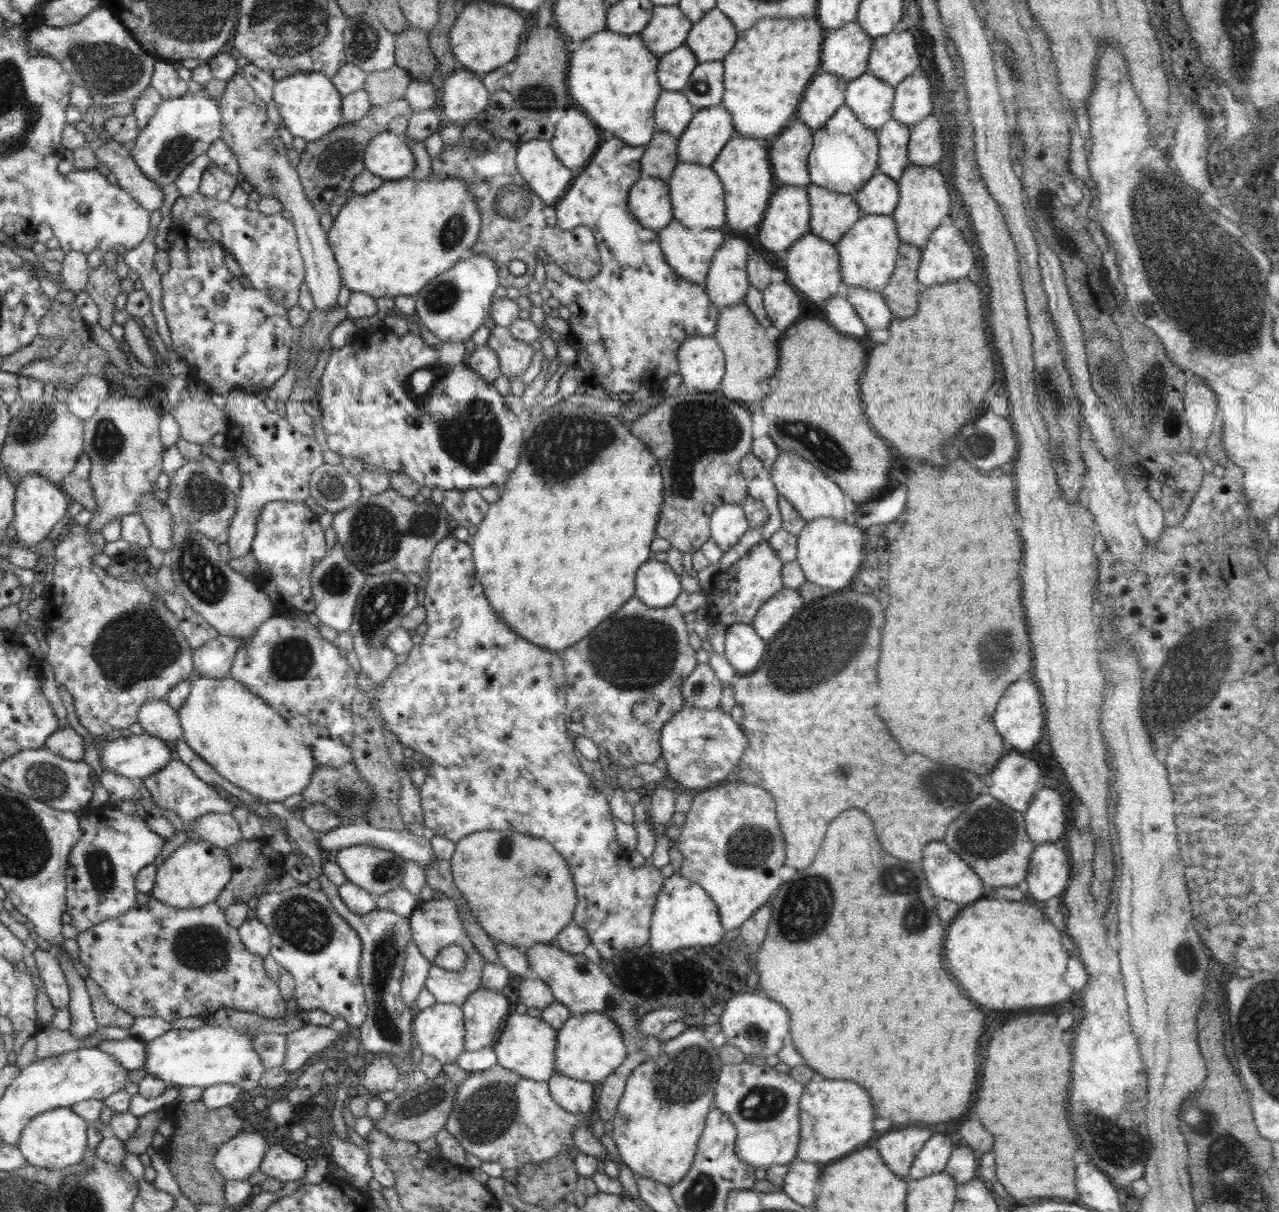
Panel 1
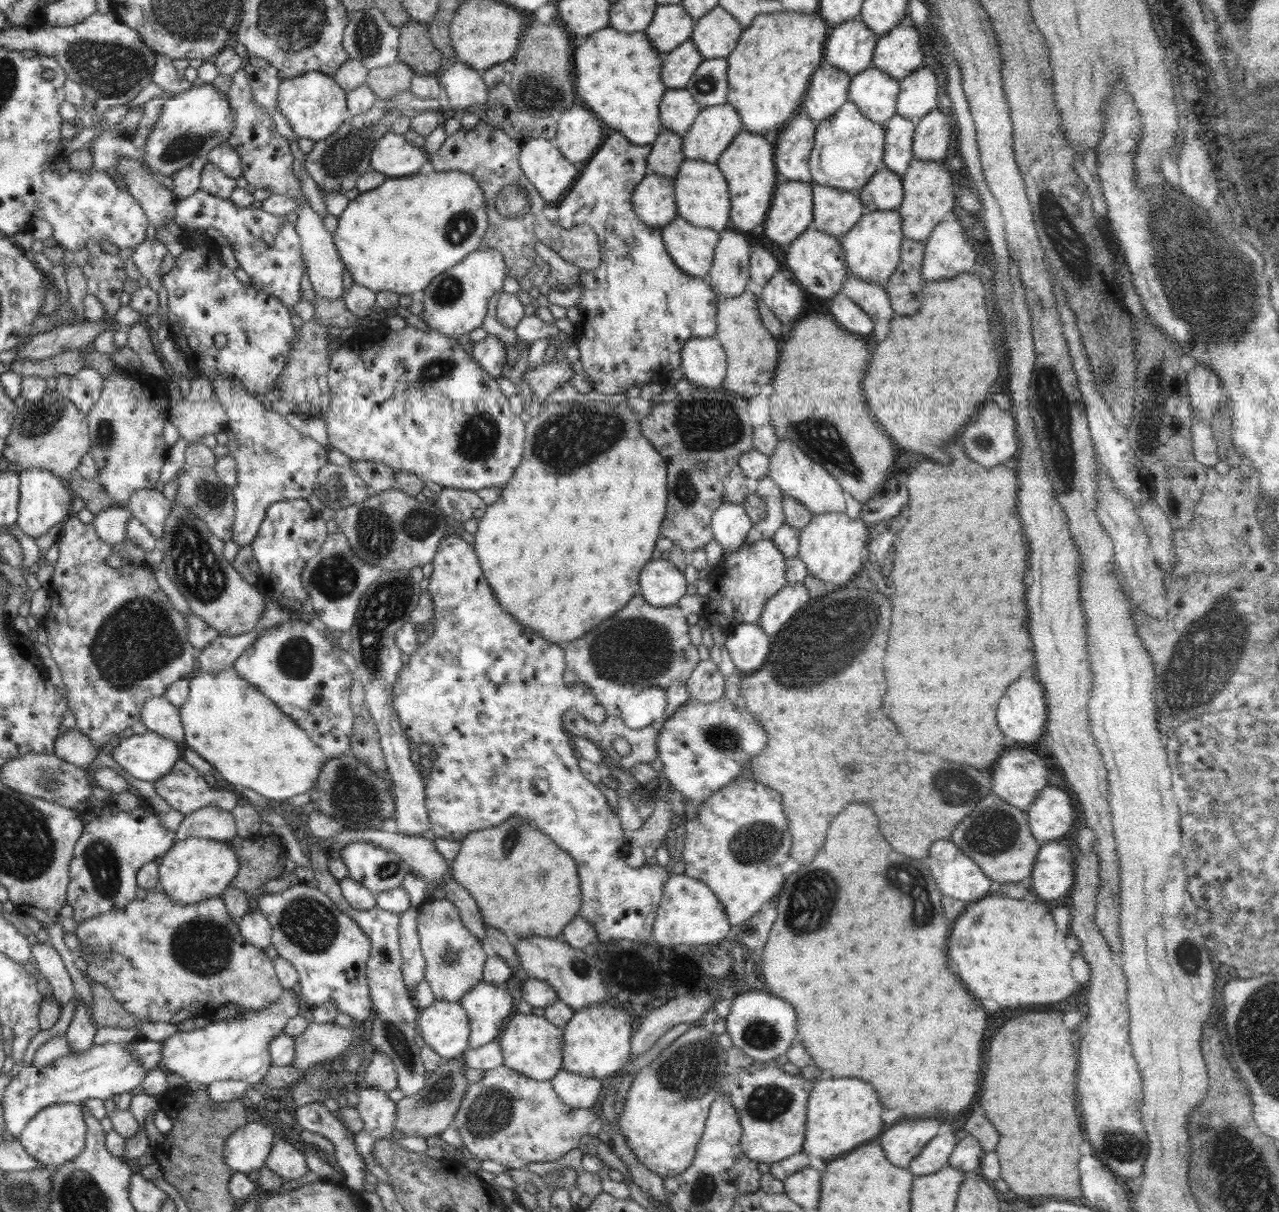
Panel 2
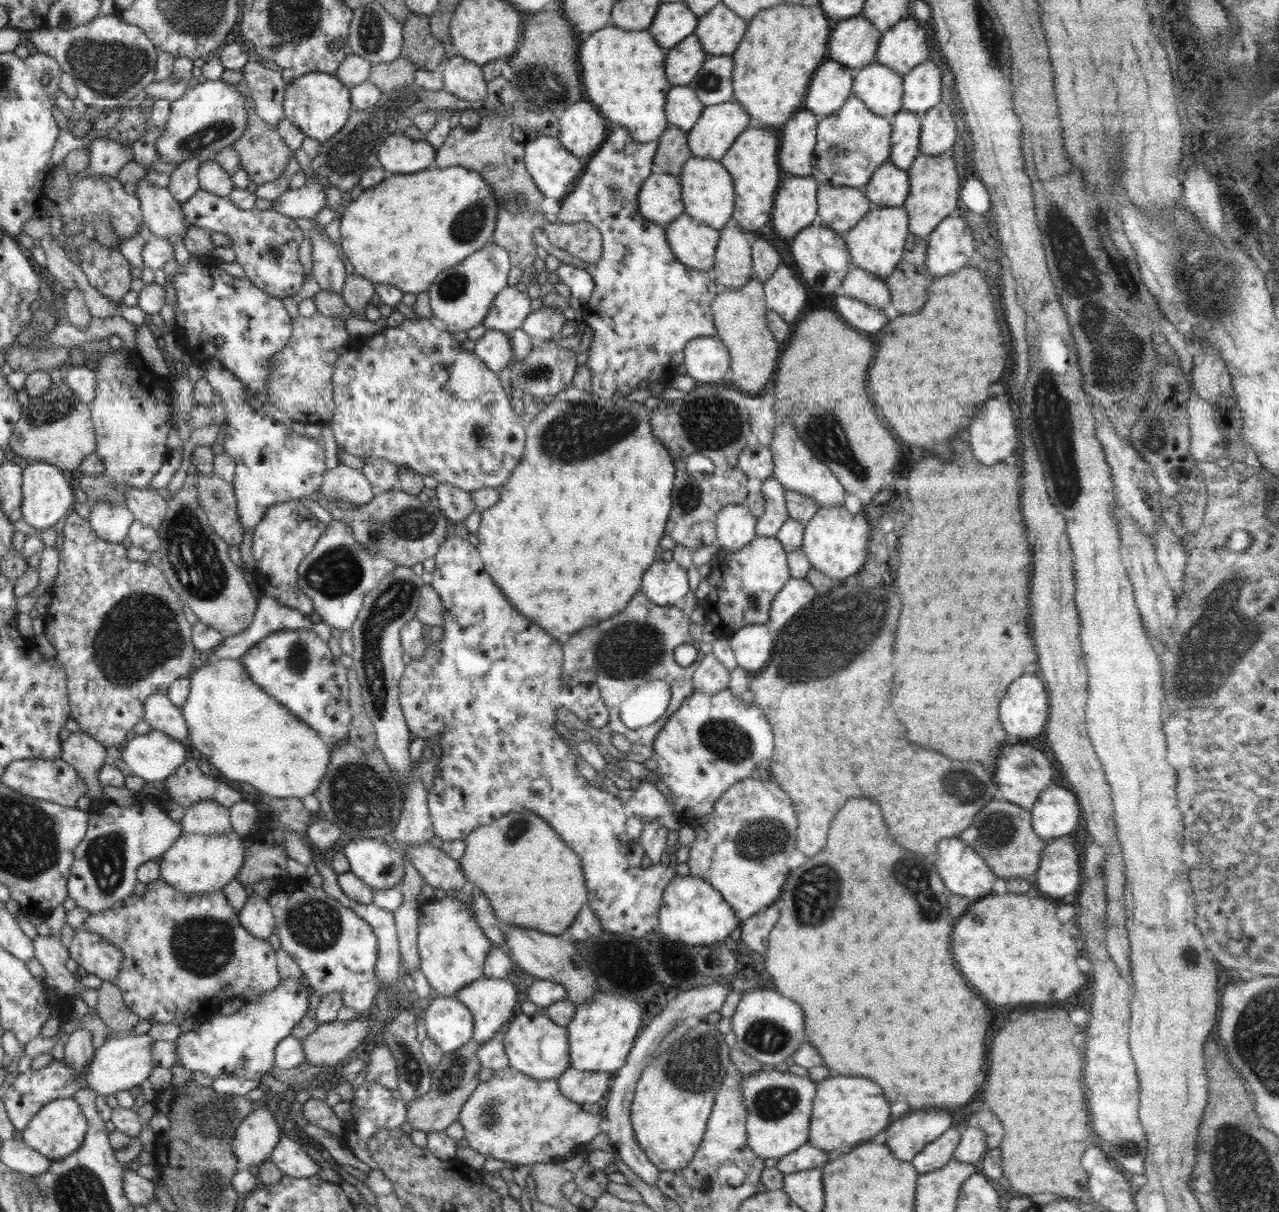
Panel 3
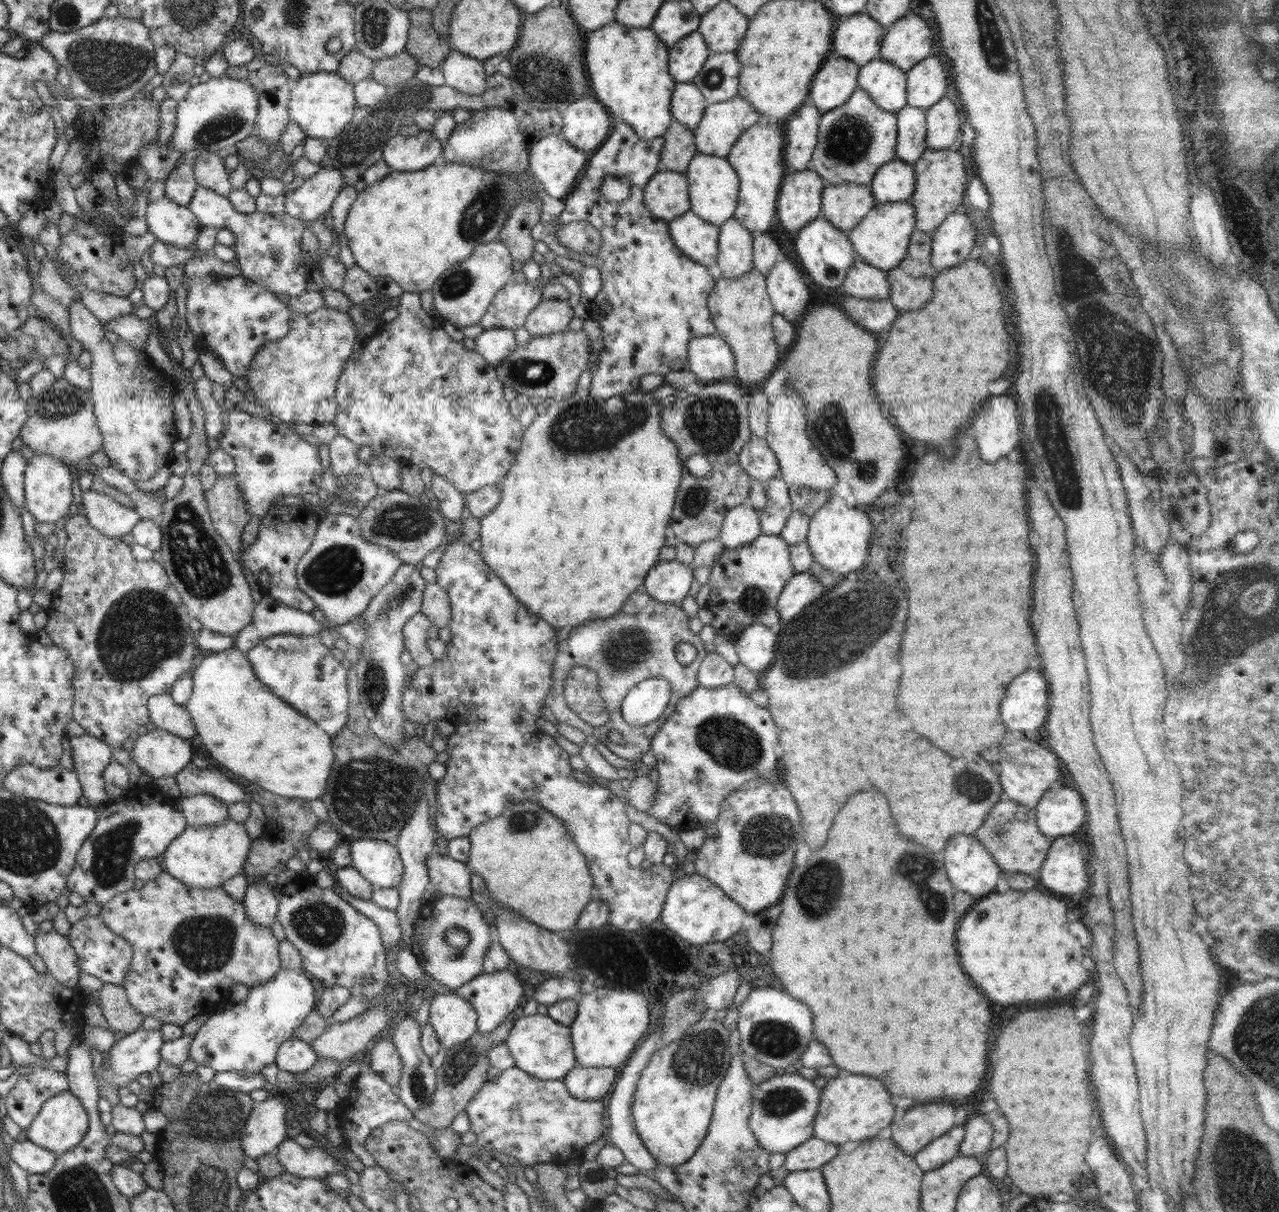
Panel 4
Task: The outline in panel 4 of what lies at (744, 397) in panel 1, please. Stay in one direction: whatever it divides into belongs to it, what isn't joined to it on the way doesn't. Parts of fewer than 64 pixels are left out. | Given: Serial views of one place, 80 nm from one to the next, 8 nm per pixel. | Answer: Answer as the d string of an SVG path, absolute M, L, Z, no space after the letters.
M754 268L739 278L715 278L715 287L707 299L717 332L724 337L735 358L734 373L738 384L754 391L778 366L779 344L775 341L771 323L775 310L767 293L766 276Z

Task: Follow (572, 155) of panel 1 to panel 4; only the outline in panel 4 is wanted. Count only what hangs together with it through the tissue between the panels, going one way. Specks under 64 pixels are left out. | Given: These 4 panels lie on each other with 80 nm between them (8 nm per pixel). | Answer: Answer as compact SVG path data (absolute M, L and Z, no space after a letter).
M590 95L566 106L560 136L589 158L601 147L611 131L613 118L607 108Z

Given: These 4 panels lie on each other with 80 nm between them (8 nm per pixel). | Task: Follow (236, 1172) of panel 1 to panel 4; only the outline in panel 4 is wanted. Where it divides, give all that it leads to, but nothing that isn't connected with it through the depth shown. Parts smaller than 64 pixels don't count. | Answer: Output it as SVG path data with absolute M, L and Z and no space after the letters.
M273 1091L271 1096L264 1101L256 1102L240 1135L240 1146L245 1156L258 1159L275 1153L277 1146L287 1137L286 1105L282 1097L284 1096L281 1096L280 1091Z

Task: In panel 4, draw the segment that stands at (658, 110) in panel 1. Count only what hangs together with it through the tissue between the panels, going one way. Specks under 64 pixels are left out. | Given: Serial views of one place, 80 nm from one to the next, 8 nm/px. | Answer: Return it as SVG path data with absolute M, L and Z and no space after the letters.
M692 81L675 84L670 103L670 113L674 121L686 125L694 132L708 105L705 96Z

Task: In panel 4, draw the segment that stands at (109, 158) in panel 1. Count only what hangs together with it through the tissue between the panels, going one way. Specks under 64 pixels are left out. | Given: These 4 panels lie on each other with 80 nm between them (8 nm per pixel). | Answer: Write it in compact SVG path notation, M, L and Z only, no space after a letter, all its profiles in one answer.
M165 194L149 203L143 200L141 214L158 240L180 248L190 248L204 227L188 207L173 203Z

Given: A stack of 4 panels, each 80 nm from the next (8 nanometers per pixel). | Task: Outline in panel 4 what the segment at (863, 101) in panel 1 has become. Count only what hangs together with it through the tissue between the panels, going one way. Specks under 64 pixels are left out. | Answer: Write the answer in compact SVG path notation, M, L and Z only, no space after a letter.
M877 58L859 68L858 86L868 93L876 106L886 112L896 114L901 108L907 105L906 72L897 66Z

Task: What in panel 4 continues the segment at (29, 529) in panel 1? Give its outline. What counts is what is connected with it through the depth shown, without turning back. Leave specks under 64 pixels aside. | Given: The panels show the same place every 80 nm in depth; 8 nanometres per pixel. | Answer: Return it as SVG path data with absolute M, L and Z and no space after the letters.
M45 454L28 456L24 472L24 493L27 515L32 514L38 523L56 523L65 517L69 511L74 511L74 496L72 495L72 467Z

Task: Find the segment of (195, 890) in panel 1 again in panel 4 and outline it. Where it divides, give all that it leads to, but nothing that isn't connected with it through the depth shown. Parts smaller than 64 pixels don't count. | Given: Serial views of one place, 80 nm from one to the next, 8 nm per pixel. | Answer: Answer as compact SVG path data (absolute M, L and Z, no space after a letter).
M227 818L214 826L187 826L163 852L163 870L192 888L216 888L236 874L243 874L252 840L244 824Z

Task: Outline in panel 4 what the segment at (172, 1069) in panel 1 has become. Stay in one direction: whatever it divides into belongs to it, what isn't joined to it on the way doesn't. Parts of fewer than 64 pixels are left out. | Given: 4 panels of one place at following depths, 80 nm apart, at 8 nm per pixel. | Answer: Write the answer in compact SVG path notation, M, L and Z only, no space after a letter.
M288 969L278 970L276 976L268 983L249 988L246 1000L239 1004L231 1004L224 1013L210 1013L207 1022L193 1036L189 1050L189 1058L196 1064L203 1064L214 1068L216 1072L227 1070L243 1070L244 1072L261 1073L267 1064L275 1062L279 1046L293 1037L293 1032L299 1028L304 1020L313 1012L315 1007L314 986L304 972L290 971Z

